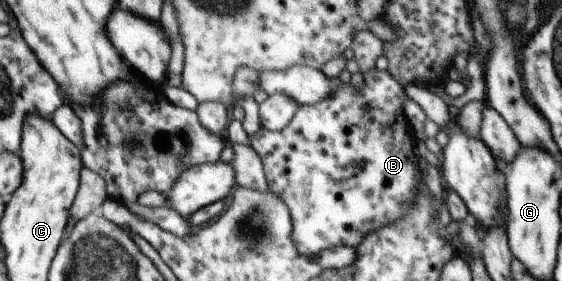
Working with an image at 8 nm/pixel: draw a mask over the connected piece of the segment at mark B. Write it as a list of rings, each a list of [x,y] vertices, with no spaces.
[[[376,67],[363,71],[363,82],[360,88],[354,87],[351,83],[337,83],[332,93],[328,97],[323,98],[320,102],[302,105],[298,109],[297,116],[293,118],[284,130],[271,131],[270,129],[261,128],[251,138],[251,146],[263,158],[265,173],[269,188],[272,193],[277,194],[288,206],[293,219],[293,241],[297,246],[298,254],[313,259],[321,251],[326,249],[336,249],[338,247],[355,247],[366,238],[367,234],[372,233],[376,228],[382,229],[390,225],[400,217],[404,217],[413,206],[413,199],[417,196],[418,190],[418,166],[414,162],[414,152],[412,152],[412,144],[400,140],[400,132],[396,132],[398,124],[406,124],[404,116],[402,116],[402,102],[407,96],[403,91],[403,86],[391,75],[388,70],[380,70]]]

